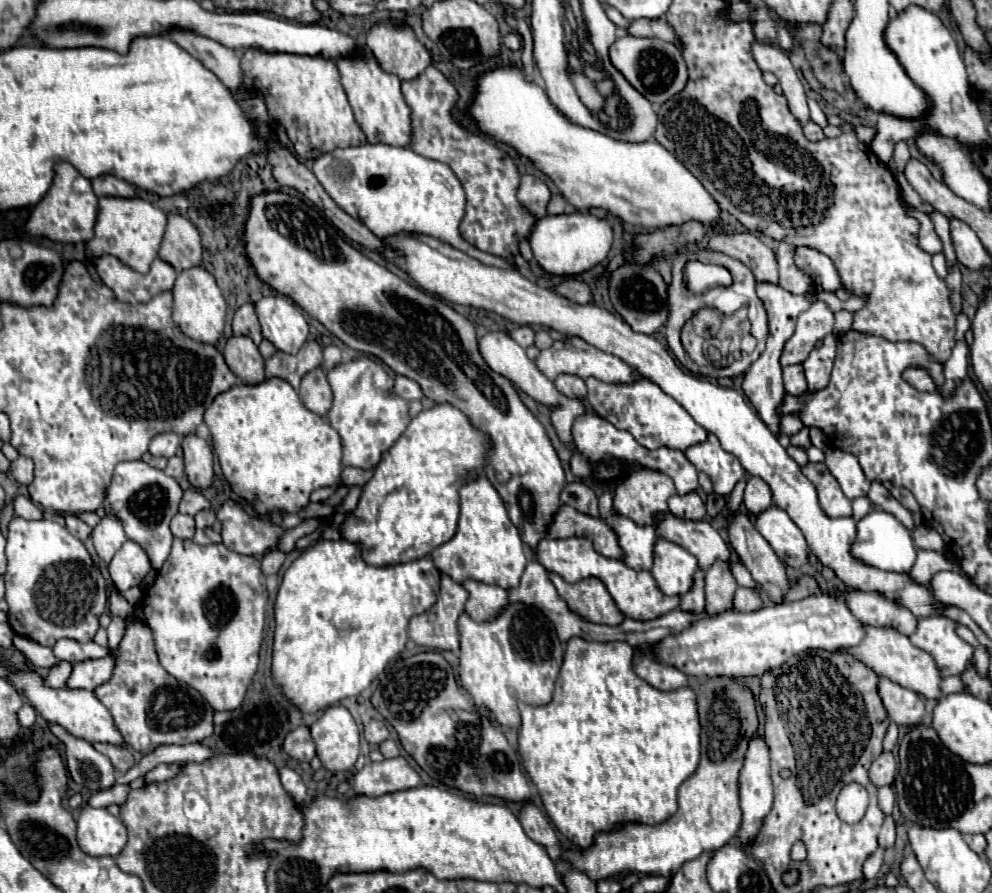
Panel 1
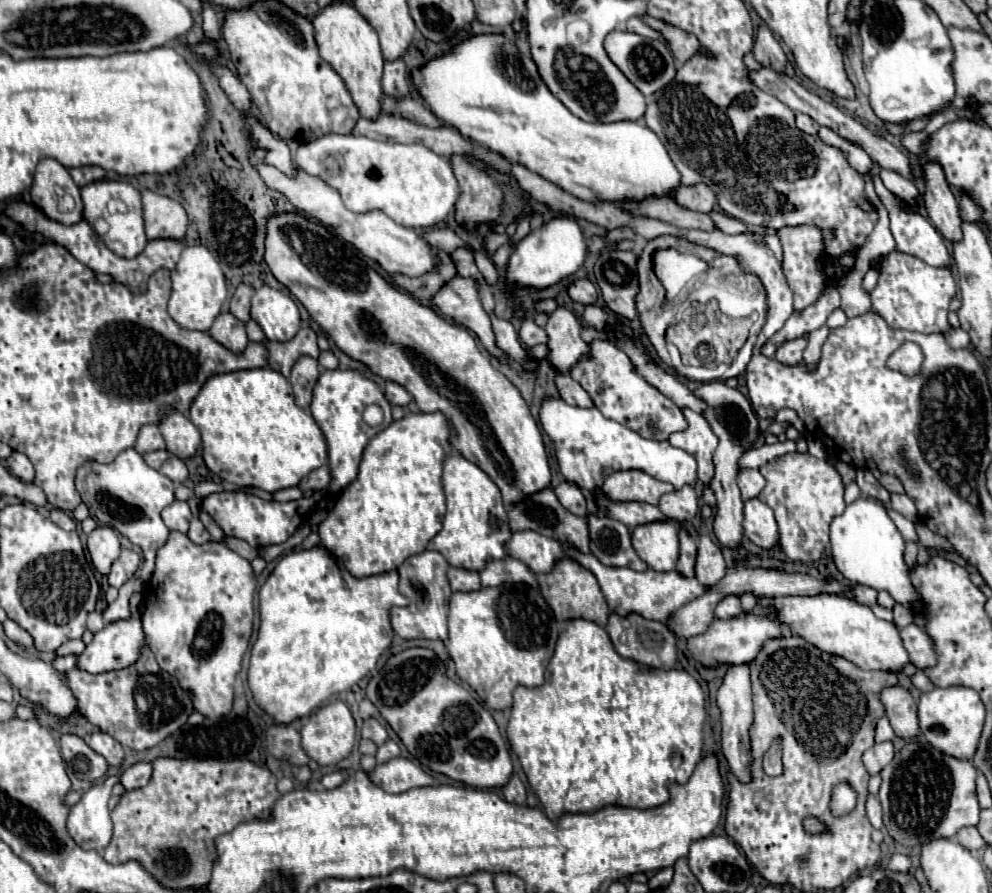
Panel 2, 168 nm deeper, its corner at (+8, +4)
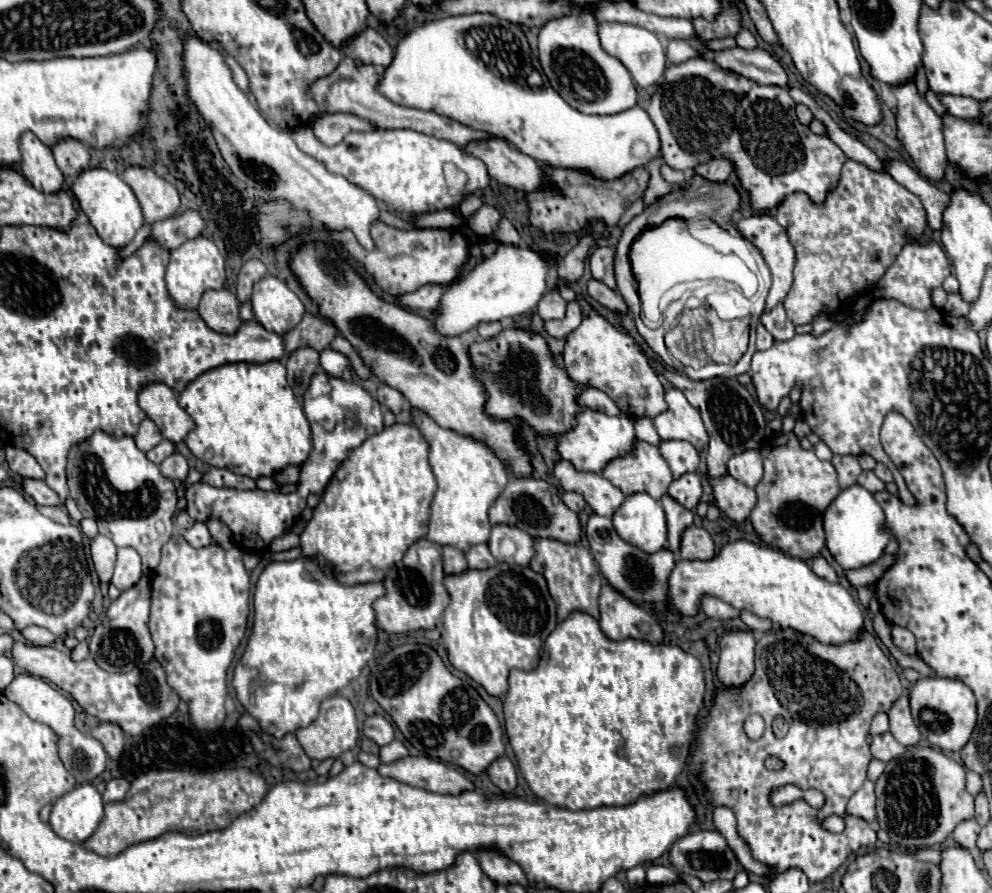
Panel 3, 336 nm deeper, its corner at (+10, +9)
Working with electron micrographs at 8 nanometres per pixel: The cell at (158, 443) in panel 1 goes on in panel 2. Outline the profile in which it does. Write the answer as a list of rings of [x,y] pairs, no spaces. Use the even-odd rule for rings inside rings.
[[[146,424],[146,426],[142,426],[134,448],[136,448],[140,454],[144,454],[144,452],[154,452],[154,450],[164,450],[166,444],[164,444],[164,438],[162,438],[158,426],[156,426],[156,424]]]

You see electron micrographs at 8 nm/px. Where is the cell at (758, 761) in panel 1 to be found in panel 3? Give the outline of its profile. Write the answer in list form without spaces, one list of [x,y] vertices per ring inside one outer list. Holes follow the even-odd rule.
[[[730,631],[720,639],[718,677],[722,685],[746,683],[754,673],[754,647],[752,631]]]

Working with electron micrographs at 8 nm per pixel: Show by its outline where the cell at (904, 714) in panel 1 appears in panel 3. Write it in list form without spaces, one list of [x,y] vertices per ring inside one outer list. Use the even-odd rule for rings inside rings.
[[[902,695],[892,705],[892,709],[888,711],[888,717],[890,717],[890,733],[896,737],[898,743],[902,743],[904,747],[914,747],[920,741],[920,731],[912,721],[906,695]]]

